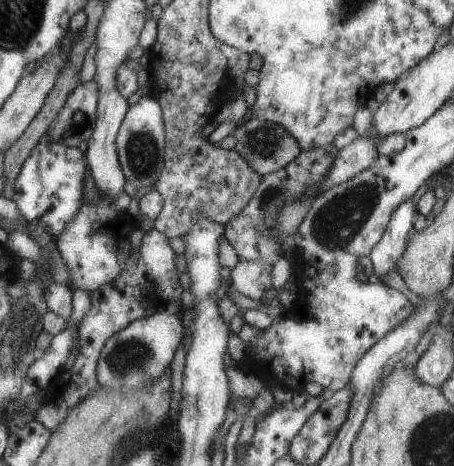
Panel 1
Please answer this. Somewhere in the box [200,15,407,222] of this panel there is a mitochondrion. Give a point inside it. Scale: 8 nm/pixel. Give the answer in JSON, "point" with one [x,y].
{"point":[264,143]}

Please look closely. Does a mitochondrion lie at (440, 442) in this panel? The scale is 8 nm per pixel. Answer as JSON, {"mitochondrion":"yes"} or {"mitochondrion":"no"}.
{"mitochondrion":"yes"}

